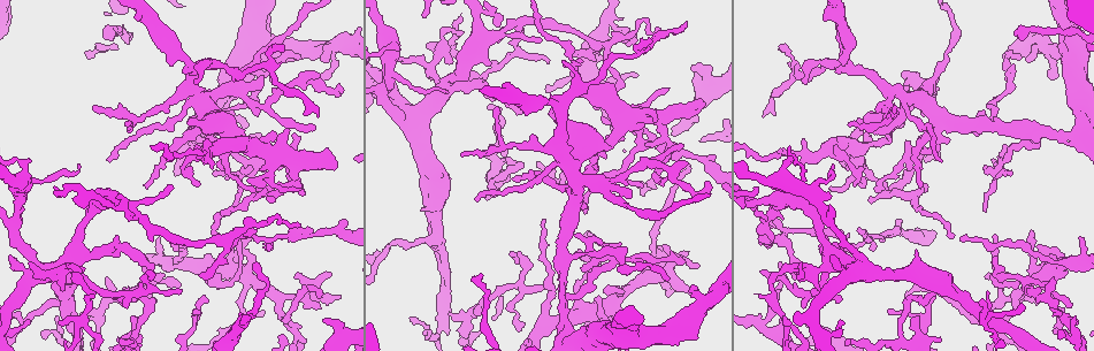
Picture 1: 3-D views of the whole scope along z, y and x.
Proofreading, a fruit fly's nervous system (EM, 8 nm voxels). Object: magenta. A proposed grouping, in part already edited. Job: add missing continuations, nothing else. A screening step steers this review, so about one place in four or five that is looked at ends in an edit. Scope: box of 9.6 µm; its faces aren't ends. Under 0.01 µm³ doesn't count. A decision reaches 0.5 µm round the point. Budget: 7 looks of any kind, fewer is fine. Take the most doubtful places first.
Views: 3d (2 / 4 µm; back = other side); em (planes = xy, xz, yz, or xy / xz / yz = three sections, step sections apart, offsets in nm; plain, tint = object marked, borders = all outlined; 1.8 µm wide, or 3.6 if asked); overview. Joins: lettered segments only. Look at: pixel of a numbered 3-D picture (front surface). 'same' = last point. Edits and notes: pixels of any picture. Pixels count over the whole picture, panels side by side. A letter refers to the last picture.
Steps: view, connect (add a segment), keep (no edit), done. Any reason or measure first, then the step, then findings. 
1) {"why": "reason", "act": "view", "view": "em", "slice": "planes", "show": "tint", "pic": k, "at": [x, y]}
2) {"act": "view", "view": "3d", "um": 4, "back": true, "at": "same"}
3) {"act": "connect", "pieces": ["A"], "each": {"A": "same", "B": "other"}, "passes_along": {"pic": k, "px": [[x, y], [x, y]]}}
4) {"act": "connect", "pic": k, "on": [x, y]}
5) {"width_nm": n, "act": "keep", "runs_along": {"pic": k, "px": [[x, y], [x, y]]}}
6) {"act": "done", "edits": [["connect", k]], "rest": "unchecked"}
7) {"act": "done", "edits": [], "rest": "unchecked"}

{"why": "sharp bend", "act": "view", "view": "em", "slice": "yz", "step": 8, "show": "tint", "pic": 1, "at": [433, 237]}

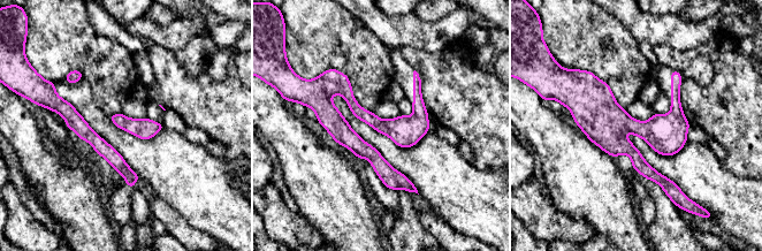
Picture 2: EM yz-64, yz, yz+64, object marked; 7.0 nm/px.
{"act": "view", "view": "em", "slice": "planes", "show": "borders", "at": "same"}

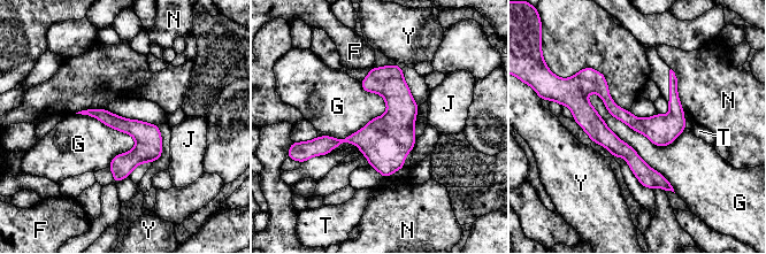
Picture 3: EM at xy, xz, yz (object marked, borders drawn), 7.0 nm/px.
{"act": "keep", "each": {"F": "other", "G": "other", "J": "other", "N": "other", "T": "other", "Y": "other"}, "border": {"pic": 3, "px": [[588, 93], [604, 123], [675, 192]]}, "found": "none of them fits"}

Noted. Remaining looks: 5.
{"why": "abrupt turn", "act": "view", "view": "3d", "um": 4, "pic": 1, "at": [802, 341]}

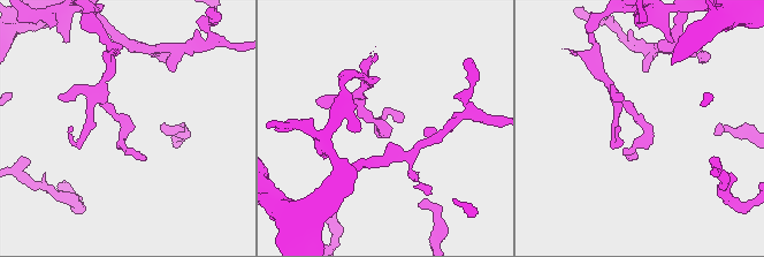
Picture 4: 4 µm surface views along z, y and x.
{"act": "view", "view": "em", "slice": "planes", "show": "borders", "pic": 4, "at": [125, 122]}

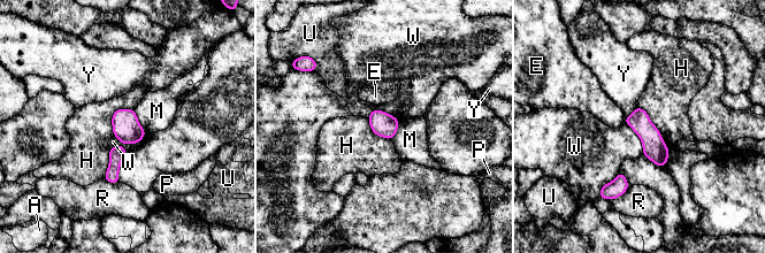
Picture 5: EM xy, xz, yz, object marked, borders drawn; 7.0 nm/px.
{"act": "keep", "each": {"A": "other", "E": "other", "H": "other", "M": "other", "P": "other", "R": "other", "U": "other", "W": "other", "Y": "other"}, "border": {"pic": 5, "px": [[639, 106], [658, 130], [670, 152]]}, "found": "none of them fits"}

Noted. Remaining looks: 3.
{"why": "thin end", "act": "view", "view": "em", "slice": "planes", "show": "borders", "pic": 1, "at": [801, 262]}

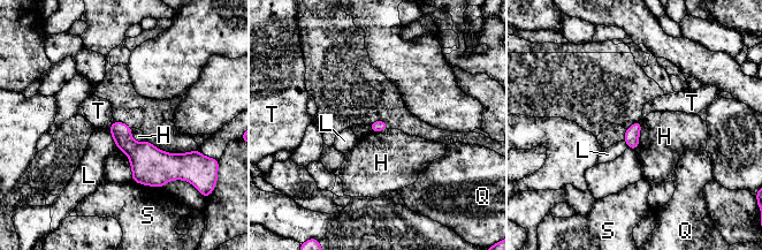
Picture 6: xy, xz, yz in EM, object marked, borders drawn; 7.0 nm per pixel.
{"act": "keep", "each": {"H": "other", "L": "other", "Q": "other", "S": "other", "T": "other"}, "found": "no lettered segment goes on from it"}

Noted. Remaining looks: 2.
{"act": "done", "edits": [], "rest": "unchecked"}

